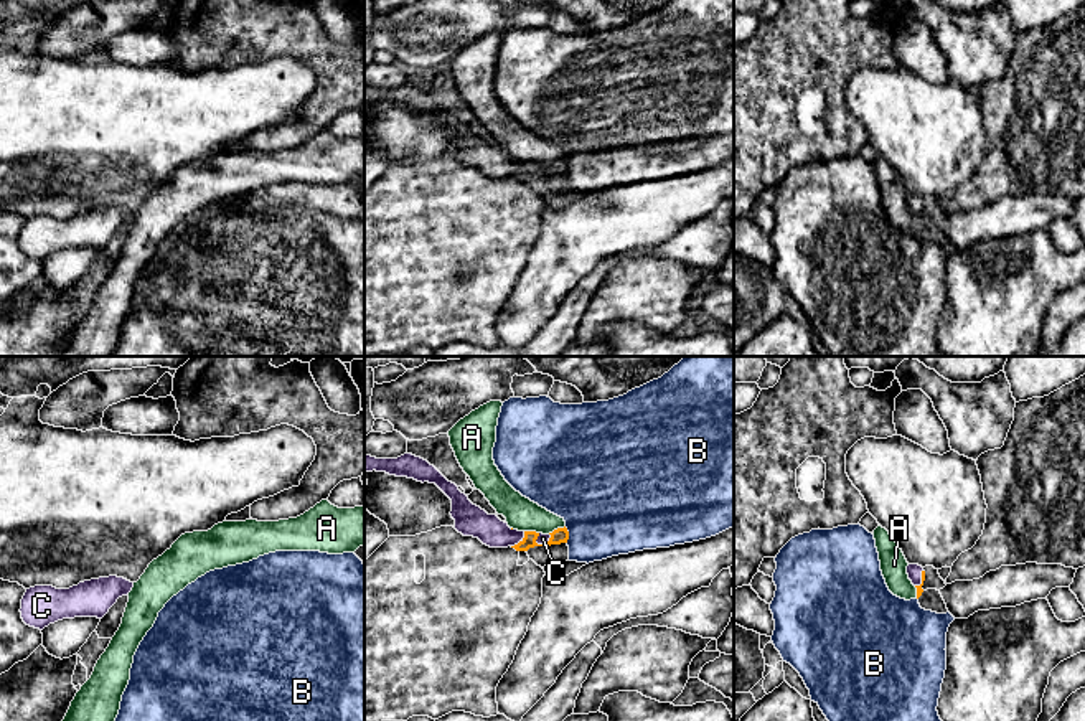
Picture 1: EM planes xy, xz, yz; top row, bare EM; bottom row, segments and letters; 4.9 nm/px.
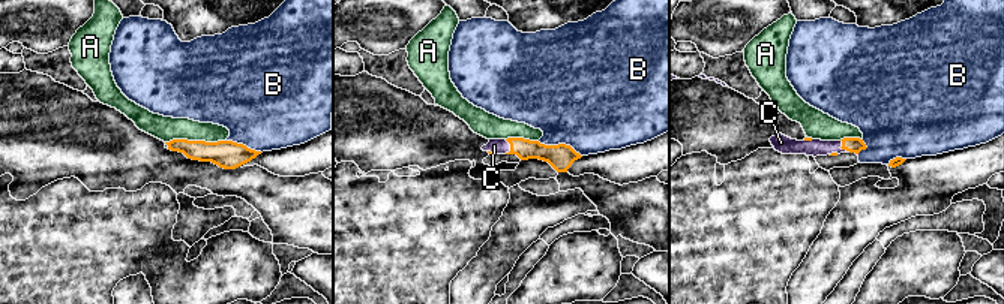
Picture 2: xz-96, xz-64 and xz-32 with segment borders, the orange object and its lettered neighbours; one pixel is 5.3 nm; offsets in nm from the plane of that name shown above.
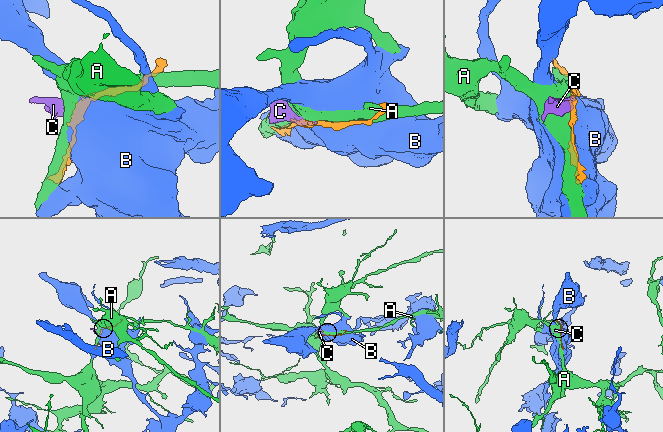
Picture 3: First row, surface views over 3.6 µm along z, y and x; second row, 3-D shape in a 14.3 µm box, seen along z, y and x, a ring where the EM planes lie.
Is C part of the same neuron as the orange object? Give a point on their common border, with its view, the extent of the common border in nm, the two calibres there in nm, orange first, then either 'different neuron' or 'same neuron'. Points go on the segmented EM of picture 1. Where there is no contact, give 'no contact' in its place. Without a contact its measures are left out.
xz (520, 541) | 100 nm | 80/150 nm | same neuron

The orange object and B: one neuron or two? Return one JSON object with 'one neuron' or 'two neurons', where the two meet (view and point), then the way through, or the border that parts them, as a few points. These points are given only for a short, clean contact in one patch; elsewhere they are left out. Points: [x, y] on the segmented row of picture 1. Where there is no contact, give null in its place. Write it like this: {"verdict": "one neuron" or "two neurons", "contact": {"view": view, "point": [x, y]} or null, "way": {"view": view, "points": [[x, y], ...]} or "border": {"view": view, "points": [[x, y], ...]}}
{"verdict": "two neurons", "contact": {"view": "xz", "point": [568, 535]}}

